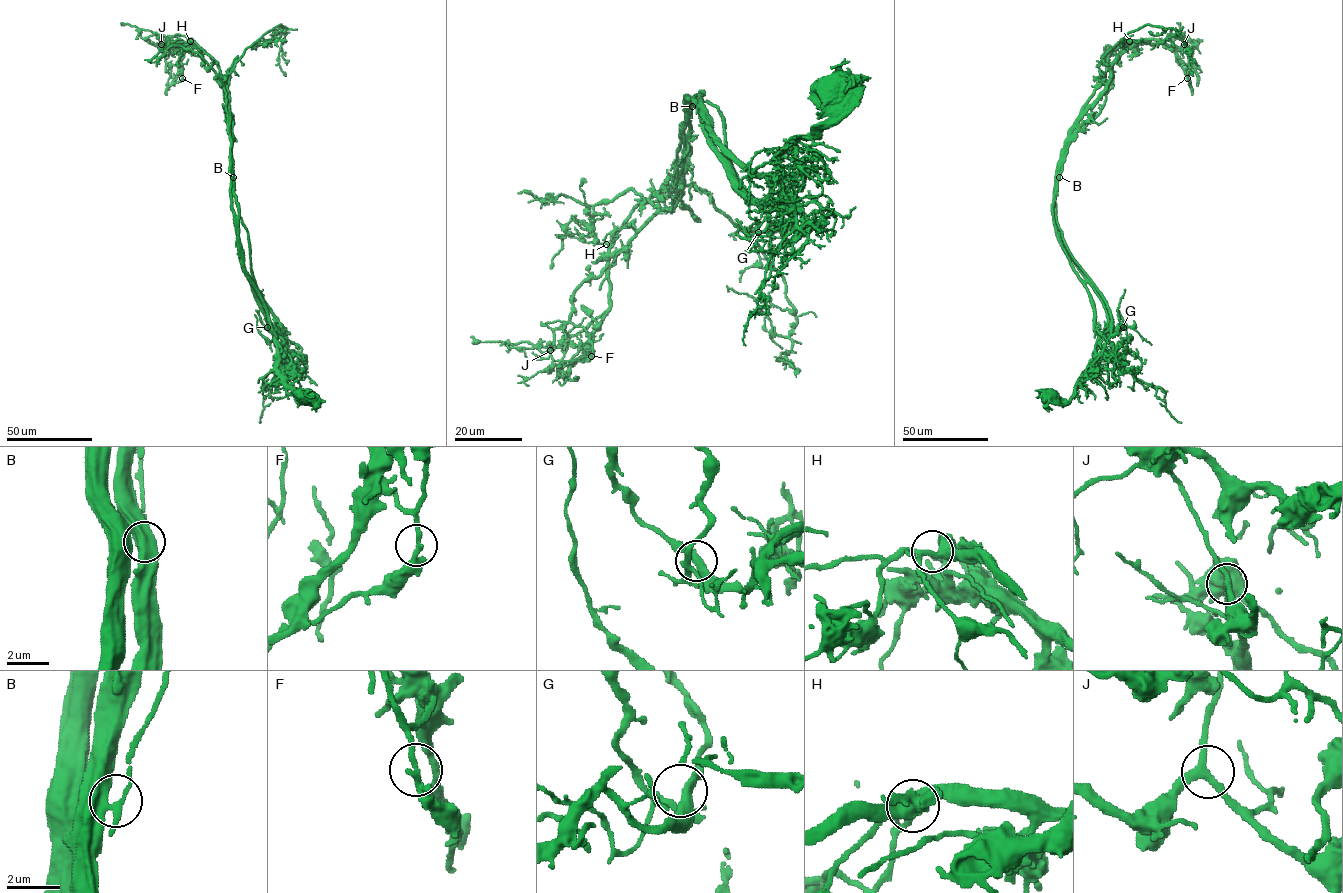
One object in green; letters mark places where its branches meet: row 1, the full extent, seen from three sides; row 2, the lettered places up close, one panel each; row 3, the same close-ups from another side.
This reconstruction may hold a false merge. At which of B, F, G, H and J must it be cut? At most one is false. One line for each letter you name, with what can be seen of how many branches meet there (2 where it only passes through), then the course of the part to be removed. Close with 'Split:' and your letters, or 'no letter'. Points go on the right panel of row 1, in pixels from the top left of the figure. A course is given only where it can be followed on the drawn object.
F: Branches: 2. Course of the part to remove: (1187, 77), (1162, 44), (1126, 41), (1110, 52), (1103, 77), (1099, 65), (1148, 24), (1184, 39), (1193, 76)
Split: F

